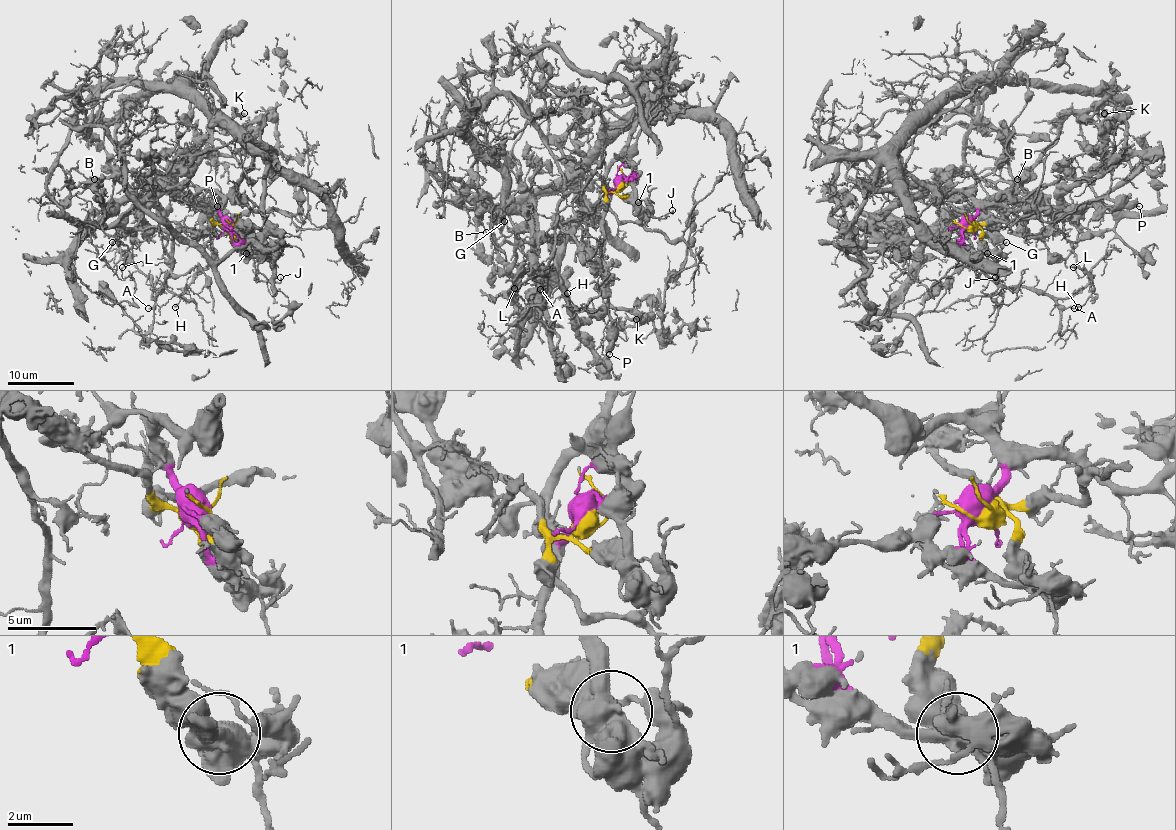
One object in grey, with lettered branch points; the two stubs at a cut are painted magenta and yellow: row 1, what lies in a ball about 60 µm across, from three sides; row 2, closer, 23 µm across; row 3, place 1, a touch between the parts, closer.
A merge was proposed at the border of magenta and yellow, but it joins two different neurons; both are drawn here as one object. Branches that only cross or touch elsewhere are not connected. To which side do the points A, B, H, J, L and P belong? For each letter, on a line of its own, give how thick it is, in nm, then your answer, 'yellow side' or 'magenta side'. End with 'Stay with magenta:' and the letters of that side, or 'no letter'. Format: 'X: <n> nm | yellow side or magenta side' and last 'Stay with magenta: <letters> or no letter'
A: 80 nm | yellow side
B: 120 nm | yellow side
H: 130 nm | magenta side
J: 140 nm | magenta side
L: 90 nm | yellow side
P: 360 nm | magenta side
Stay with magenta: H, J, P

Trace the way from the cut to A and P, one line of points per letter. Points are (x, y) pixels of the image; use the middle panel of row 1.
A: (620, 184), (608, 191), (600, 179), (546, 142), (563, 176), (563, 199), (555, 222), (555, 249), (540, 289)
P: (620, 182), (605, 204), (603, 222), (605, 291), (615, 340), (610, 355)

